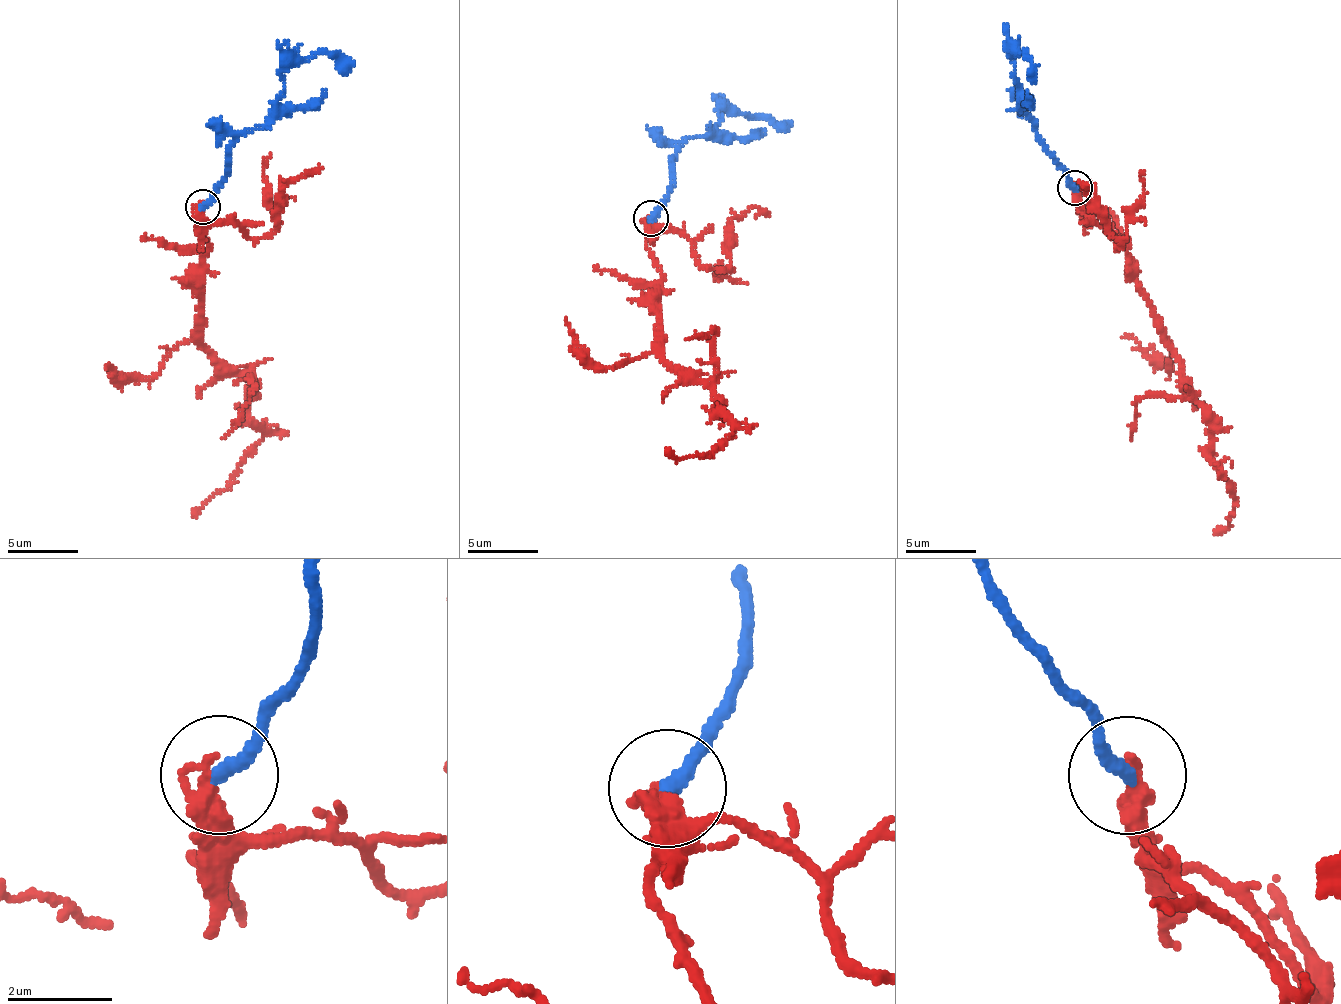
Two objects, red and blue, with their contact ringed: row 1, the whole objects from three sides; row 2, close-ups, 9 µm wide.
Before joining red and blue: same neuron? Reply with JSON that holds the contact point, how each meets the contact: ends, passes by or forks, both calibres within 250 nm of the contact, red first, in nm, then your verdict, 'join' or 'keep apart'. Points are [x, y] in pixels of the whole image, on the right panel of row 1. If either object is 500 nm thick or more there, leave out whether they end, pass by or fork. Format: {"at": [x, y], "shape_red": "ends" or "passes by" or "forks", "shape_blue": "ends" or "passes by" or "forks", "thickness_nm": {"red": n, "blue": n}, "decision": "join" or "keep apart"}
{"at": [1075, 188], "shape_red": "ends", "shape_blue": "ends", "thickness_nm": {"red": 360, "blue": 300}, "decision": "keep apart"}

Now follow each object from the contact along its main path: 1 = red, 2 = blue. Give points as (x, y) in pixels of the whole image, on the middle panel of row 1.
1: (648, 217), (661, 271), (660, 353), (693, 371), (732, 428), (710, 455), (680, 460), (666, 448)
2: (652, 217), (671, 187), (669, 160), (682, 142), (706, 135), (722, 118), (721, 109), (755, 119), (791, 122)

